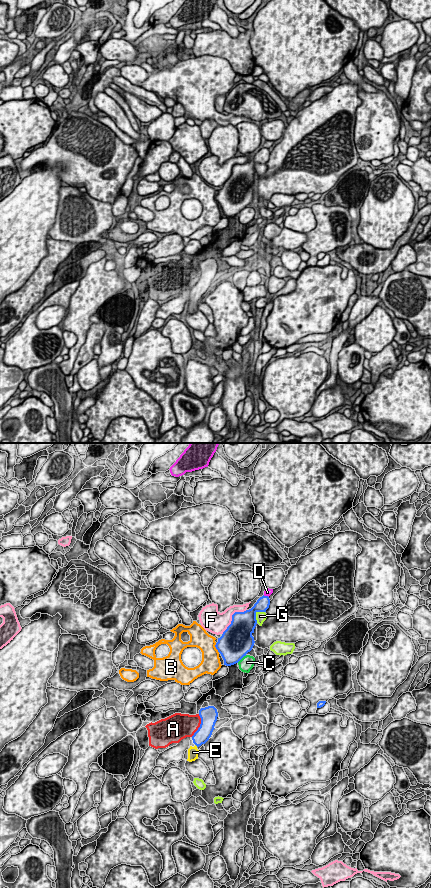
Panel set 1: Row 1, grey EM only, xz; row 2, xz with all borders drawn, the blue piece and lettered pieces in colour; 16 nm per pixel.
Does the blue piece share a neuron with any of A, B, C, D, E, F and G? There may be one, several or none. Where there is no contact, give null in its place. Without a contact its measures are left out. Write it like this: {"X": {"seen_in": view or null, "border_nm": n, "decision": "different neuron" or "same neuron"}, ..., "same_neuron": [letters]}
{"A": {"seen_in": "xz", "border_nm": 400, "decision": "different neuron"}, "B": {"seen_in": "xz", "border_nm": 170, "decision": "different neuron"}, "C": {"seen_in": "xz", "border_nm": 200, "decision": "different neuron"}, "D": {"seen_in": "xz", "border_nm": 100, "decision": "different neuron"}, "E": {"seen_in": "xz", "border_nm": 60, "decision": "same neuron"}, "F": {"seen_in": "xz", "border_nm": 550, "decision": "different neuron"}, "G": {"seen_in": "xz", "border_nm": 240, "decision": "different neuron"}, "same_neuron": ["E"]}

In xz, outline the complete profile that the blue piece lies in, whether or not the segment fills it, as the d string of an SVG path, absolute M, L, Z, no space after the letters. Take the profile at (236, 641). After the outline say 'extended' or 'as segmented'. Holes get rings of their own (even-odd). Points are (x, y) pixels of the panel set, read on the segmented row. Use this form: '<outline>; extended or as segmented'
M263 595L251 609L232 615L231 624L215 645L224 660L224 665L231 666L238 663L252 650L255 643L252 634L257 624L256 613L266 612L269 605L269 597Z; as segmented

